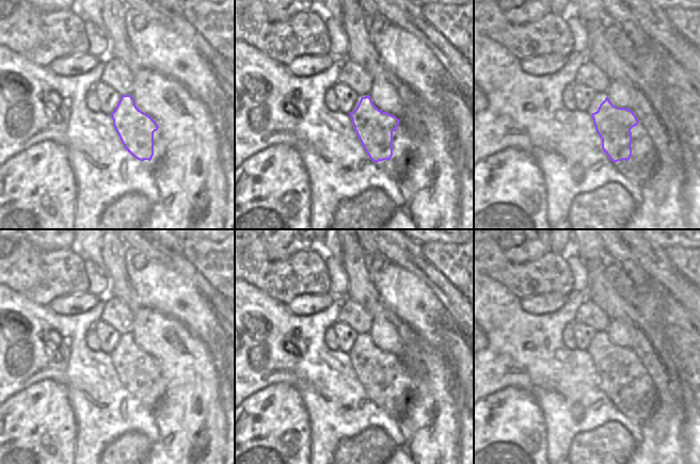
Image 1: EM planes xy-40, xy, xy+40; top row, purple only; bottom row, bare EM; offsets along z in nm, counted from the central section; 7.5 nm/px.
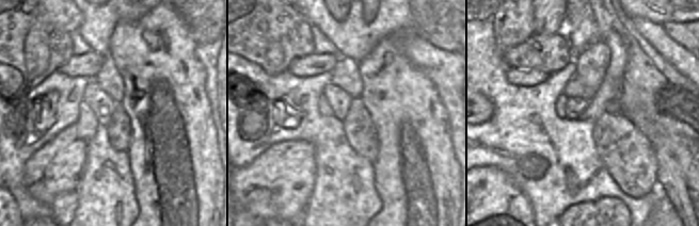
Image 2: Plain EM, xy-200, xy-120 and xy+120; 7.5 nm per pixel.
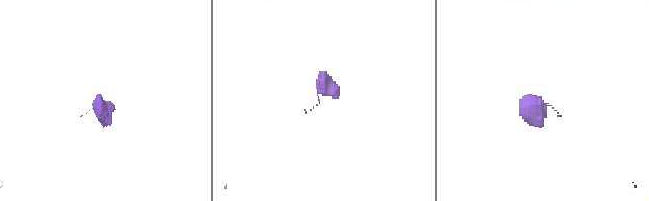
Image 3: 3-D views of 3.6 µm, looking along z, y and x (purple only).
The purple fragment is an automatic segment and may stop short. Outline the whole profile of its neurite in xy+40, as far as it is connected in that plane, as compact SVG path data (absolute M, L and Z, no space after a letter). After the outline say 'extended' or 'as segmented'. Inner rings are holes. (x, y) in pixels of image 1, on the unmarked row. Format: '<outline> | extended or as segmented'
M606 336L591 356L602 378L602 388L608 397L614 402L622 399L629 400L632 395L631 368L639 361L634 351L614 345Z | as segmented

